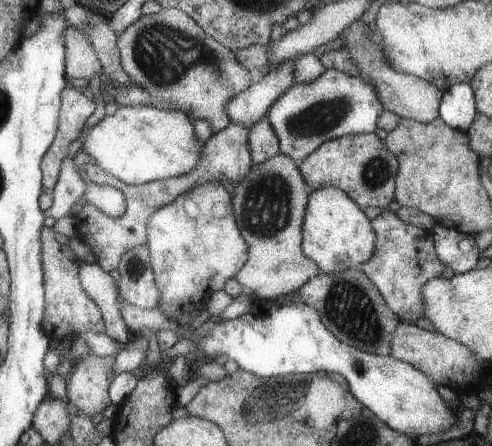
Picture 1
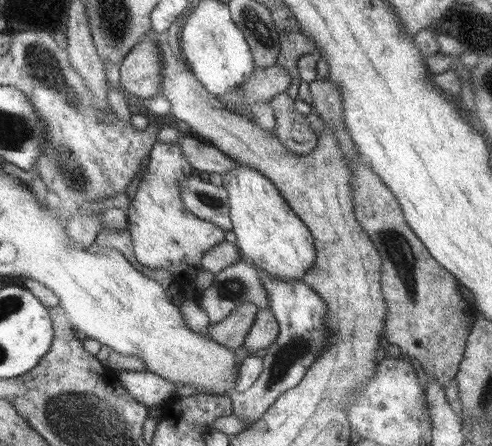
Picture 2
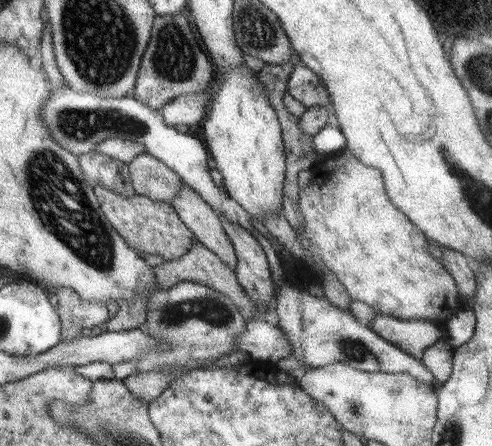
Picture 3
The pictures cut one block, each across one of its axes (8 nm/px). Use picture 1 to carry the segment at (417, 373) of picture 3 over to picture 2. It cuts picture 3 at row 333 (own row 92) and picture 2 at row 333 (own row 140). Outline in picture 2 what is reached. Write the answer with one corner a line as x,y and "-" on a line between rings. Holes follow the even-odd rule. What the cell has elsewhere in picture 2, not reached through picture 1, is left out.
259,270
259,278
267,290
269,310
279,324
279,334
277,334
277,340
259,354
263,360
263,372
253,382
253,386
245,392
231,390
231,394
229,394
233,416
241,418
243,430
253,426
273,406
273,402
281,394
295,388
303,380
305,370
327,348
329,334
333,334
323,324
323,320
327,316
325,302
303,280
277,280
275,276
269,276
263,270

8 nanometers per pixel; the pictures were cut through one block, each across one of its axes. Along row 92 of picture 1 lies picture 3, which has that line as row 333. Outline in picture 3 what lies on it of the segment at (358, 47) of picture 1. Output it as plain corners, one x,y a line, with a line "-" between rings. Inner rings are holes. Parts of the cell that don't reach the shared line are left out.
379,314
369,322
369,326
371,330
375,330
375,334
379,334
381,338
395,344
399,350
417,360
423,358
423,350
427,350
429,346
439,342
439,338
443,338
443,332
437,326
433,326
433,322
425,320
405,322

